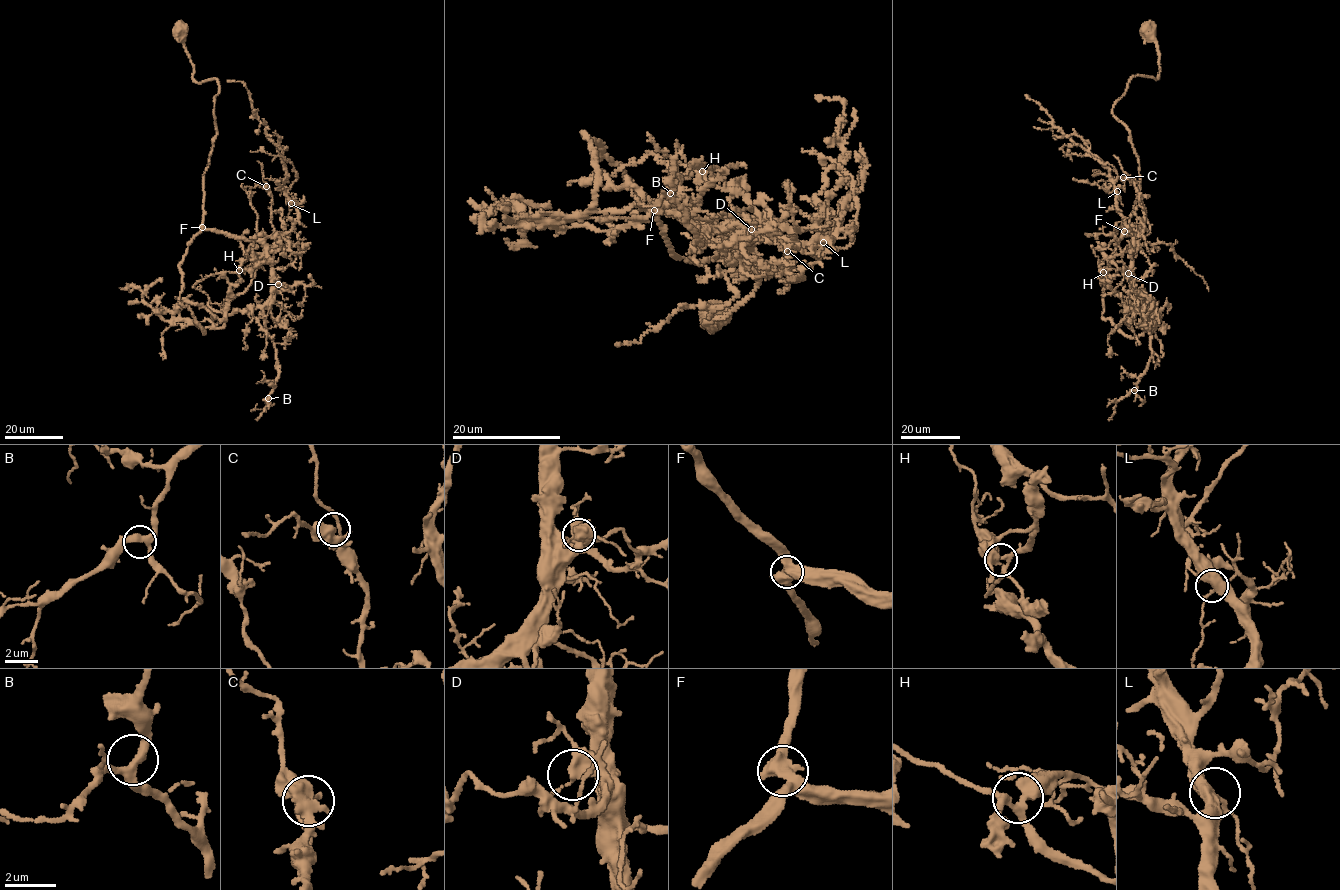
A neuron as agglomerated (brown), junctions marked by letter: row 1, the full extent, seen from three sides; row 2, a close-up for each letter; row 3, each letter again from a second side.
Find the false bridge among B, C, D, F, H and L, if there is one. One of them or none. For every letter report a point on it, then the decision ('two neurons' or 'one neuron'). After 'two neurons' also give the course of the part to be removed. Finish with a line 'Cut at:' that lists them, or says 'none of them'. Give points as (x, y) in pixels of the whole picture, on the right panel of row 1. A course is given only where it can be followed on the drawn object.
B: (1134, 390) | one neuron
C: (1123, 177) | one neuron
D: (1128, 273) | one neuron
F: (1124, 231) | one neuron
H: (1103, 272) | one neuron
L: (1117, 191) | one neuron
Cut at: none of them

